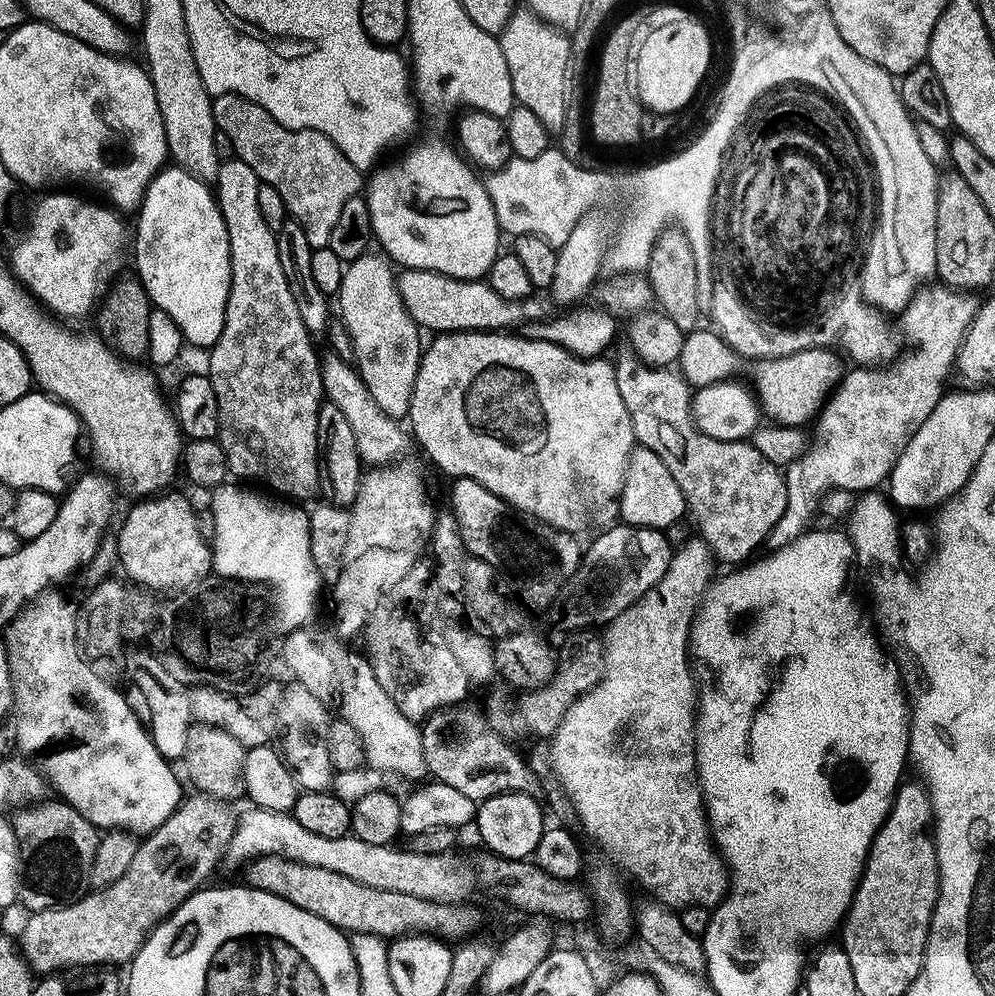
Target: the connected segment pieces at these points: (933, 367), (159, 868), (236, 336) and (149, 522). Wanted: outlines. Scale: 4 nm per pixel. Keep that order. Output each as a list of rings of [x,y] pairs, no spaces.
[[[920,286],[915,289],[912,293],[912,299],[907,301],[903,305],[902,311],[899,313],[900,316],[900,328],[904,331],[904,336],[908,339],[908,344],[912,349],[905,354],[901,360],[896,360],[892,364],[892,368],[858,368],[862,366],[856,366],[856,369],[845,371],[843,380],[836,385],[832,394],[828,397],[827,403],[820,410],[818,419],[815,421],[814,427],[816,426],[816,440],[814,436],[814,442],[809,443],[808,447],[804,449],[803,456],[796,460],[793,464],[788,465],[784,472],[784,481],[788,487],[788,506],[784,511],[782,518],[778,522],[778,526],[772,531],[771,535],[768,536],[766,541],[767,547],[772,550],[781,550],[788,547],[795,540],[799,540],[805,532],[809,531],[812,519],[816,516],[816,511],[821,511],[822,501],[827,497],[829,492],[835,492],[837,490],[842,492],[850,492],[853,494],[863,494],[869,490],[879,489],[880,483],[887,481],[892,474],[892,468],[898,462],[898,458],[902,454],[904,447],[910,442],[912,435],[916,433],[922,426],[922,422],[926,422],[926,418],[930,418],[930,410],[934,410],[934,406],[938,406],[940,397],[944,395],[946,391],[946,385],[944,385],[944,379],[948,376],[948,371],[953,371],[956,363],[956,356],[960,353],[960,347],[964,345],[964,336],[968,332],[969,326],[972,325],[972,319],[976,317],[976,309],[978,307],[978,300],[975,300],[975,295],[969,294],[964,290],[957,290],[947,286],[939,286],[940,288],[924,288]]]
[[[192,794],[189,800],[188,797],[181,799],[174,814],[170,814],[162,826],[147,833],[137,843],[134,859],[130,861],[130,870],[126,870],[118,882],[89,891],[81,895],[79,900],[63,904],[61,908],[47,908],[31,913],[20,932],[20,940],[18,936],[18,948],[28,961],[29,969],[36,974],[56,974],[61,971],[59,968],[87,969],[89,966],[108,963],[127,965],[148,939],[148,933],[157,924],[161,924],[183,900],[197,891],[207,881],[204,879],[215,870],[216,863],[221,863],[235,828],[234,812],[232,816],[228,808],[231,807],[225,801],[205,794]]]
[[[228,158],[221,163],[218,178],[214,185],[214,195],[216,205],[219,206],[222,218],[226,222],[226,234],[230,242],[230,278],[232,279],[232,285],[226,302],[222,334],[218,338],[218,342],[212,345],[207,353],[207,356],[209,356],[206,375],[212,379],[214,394],[218,398],[218,410],[220,411],[220,434],[218,439],[224,451],[228,453],[229,473],[233,477],[241,476],[241,478],[236,478],[244,482],[257,480],[260,484],[269,484],[273,488],[273,490],[271,489],[273,493],[279,494],[289,501],[304,502],[300,500],[310,499],[316,491],[319,493],[322,488],[322,457],[320,454],[320,435],[318,434],[318,410],[322,403],[322,393],[324,391],[324,383],[320,377],[321,357],[316,356],[316,348],[312,345],[313,333],[309,332],[303,324],[302,317],[298,314],[297,303],[294,302],[293,295],[290,294],[290,289],[287,286],[286,277],[282,272],[281,259],[278,258],[276,232],[268,225],[268,221],[262,218],[260,188],[262,189],[261,180],[256,177],[254,170],[250,170],[250,166],[246,166],[246,162],[242,162],[239,158]]]
[[[172,490],[133,504],[120,528],[120,560],[133,576],[129,577],[145,589],[161,588],[164,594],[198,587],[208,571],[213,571],[214,552],[200,533],[200,520],[191,502]]]

